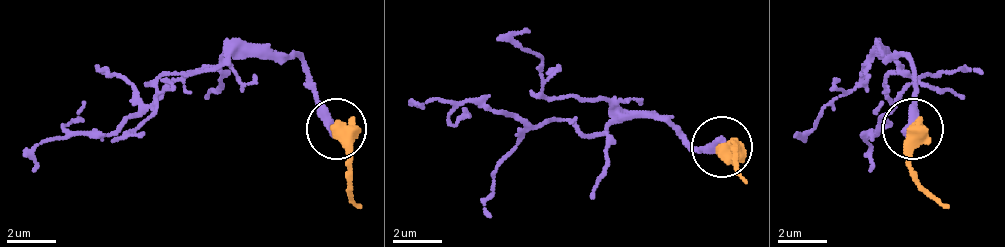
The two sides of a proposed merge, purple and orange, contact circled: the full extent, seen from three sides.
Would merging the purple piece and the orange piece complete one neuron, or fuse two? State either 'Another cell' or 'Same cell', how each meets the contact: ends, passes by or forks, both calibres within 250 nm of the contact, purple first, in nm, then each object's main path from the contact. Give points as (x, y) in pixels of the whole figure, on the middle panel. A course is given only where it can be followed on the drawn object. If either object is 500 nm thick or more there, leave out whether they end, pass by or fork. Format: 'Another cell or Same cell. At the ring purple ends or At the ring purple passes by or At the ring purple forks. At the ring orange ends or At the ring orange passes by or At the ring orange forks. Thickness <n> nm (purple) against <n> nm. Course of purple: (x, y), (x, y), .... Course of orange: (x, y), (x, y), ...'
Another cell. Thickness 440 nm (purple) against 800 nm. Course of purple: (717, 148), (693, 148), (662, 118), (614, 118), (583, 136), (559, 118), (522, 124), (498, 112), (425, 106). Course of orange: (723, 148), (735, 142), (747, 185)

